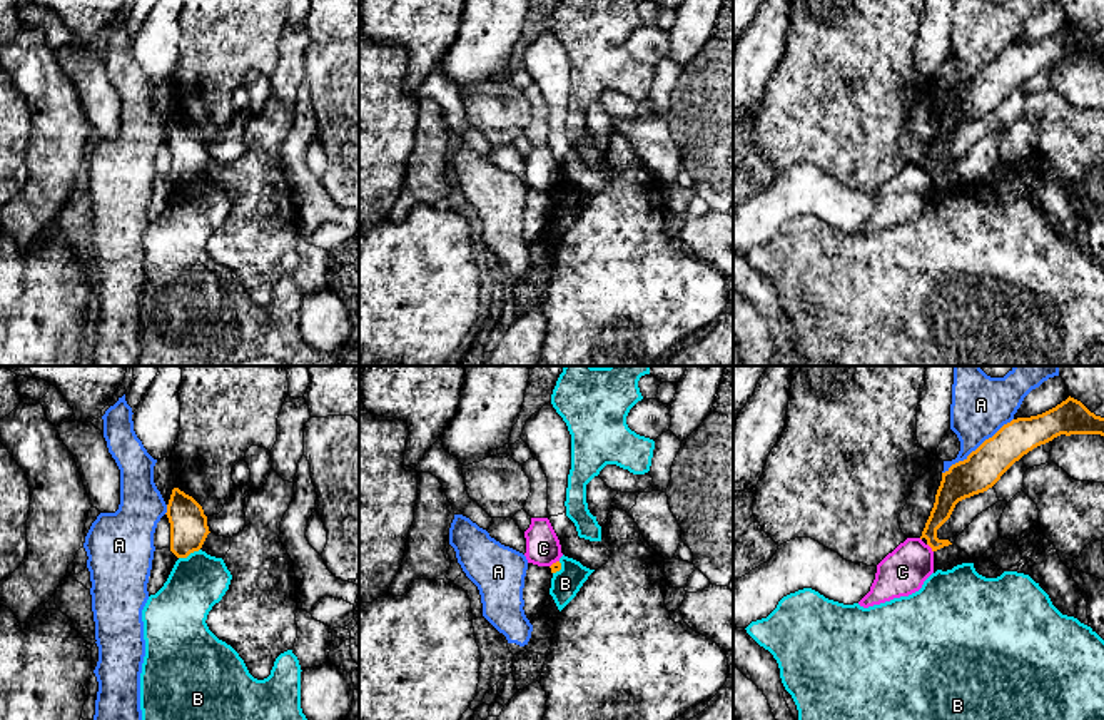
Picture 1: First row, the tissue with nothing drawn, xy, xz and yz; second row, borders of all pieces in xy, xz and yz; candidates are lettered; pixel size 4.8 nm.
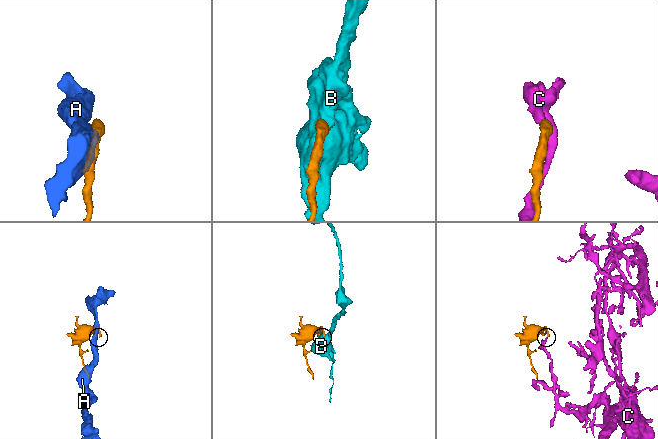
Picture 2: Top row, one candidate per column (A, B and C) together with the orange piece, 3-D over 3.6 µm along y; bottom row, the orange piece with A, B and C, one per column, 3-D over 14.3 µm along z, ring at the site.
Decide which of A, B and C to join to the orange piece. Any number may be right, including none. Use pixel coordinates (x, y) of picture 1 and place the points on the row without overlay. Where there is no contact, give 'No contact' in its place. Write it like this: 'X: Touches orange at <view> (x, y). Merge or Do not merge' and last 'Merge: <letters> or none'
A: Touches orange at yz (979, 72). Do not merge
B: Touches orange at xy (189, 179). Do not merge
C: Touches orange at yz (931, 172). Do not merge
Merge: none

